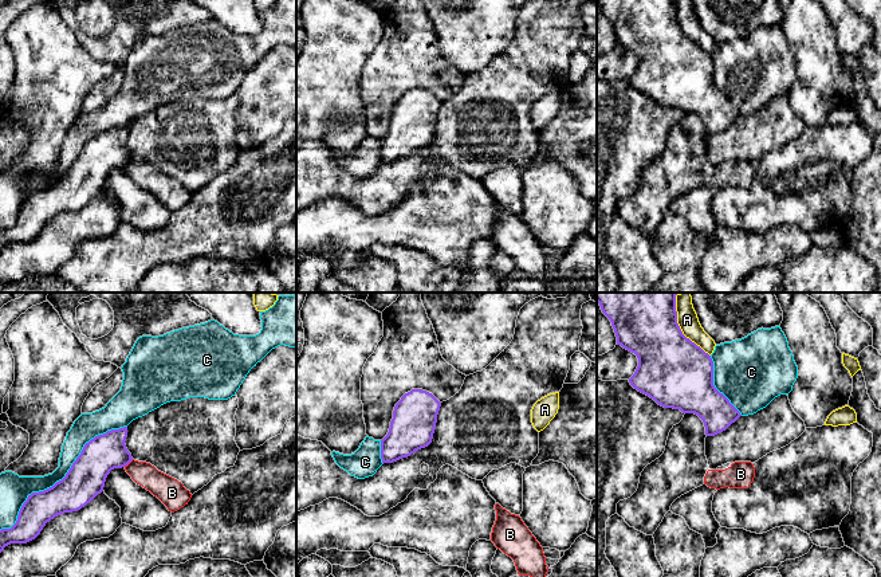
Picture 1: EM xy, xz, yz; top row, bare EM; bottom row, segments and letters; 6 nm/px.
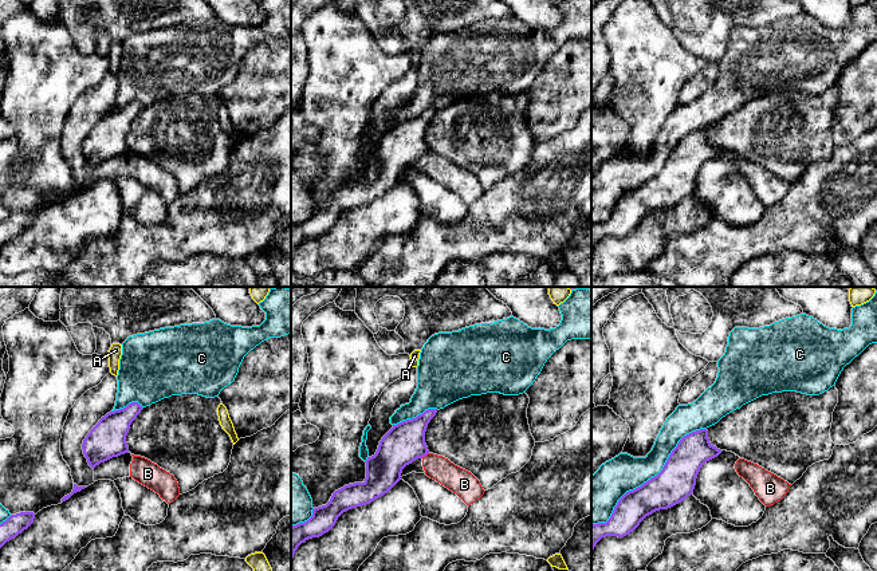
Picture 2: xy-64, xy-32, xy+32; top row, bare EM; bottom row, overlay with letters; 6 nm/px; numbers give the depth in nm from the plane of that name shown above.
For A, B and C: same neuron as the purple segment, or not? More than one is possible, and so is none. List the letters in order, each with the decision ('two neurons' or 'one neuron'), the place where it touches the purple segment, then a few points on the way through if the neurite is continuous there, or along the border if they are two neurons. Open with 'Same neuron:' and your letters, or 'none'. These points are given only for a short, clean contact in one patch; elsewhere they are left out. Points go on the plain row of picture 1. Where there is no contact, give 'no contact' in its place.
Same neuron: none
A: two neurons; contact yz (680, 30)
B: two neurons; contact xy (128, 163); border xy (133, 159), (124, 165)
C: two neurons; contact xy (63, 177)

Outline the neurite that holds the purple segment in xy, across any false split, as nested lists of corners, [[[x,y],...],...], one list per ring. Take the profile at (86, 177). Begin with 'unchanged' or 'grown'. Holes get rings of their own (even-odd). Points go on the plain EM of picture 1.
unchanged; [[[127,126],[107,130],[84,144],[80,154],[72,162],[66,176],[52,187],[32,192],[23,203],[16,223],[11,228],[0,229],[0,252],[11,243],[27,243],[35,239],[47,221],[55,216],[78,211],[103,191],[107,174],[114,168],[127,165],[133,157],[126,148]]]

